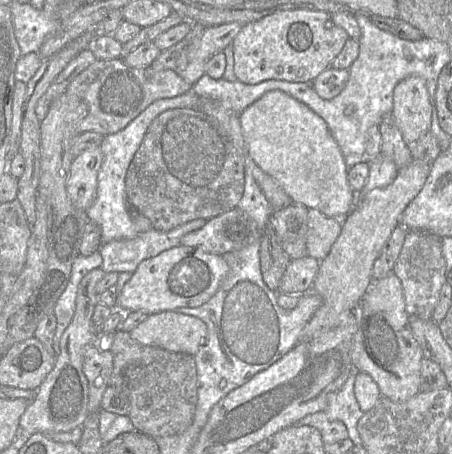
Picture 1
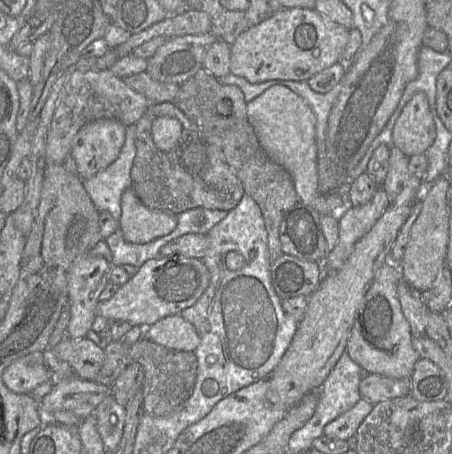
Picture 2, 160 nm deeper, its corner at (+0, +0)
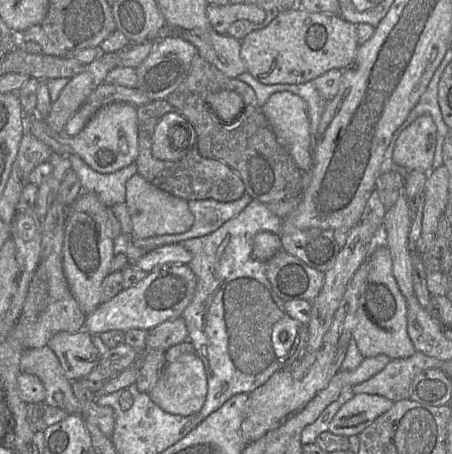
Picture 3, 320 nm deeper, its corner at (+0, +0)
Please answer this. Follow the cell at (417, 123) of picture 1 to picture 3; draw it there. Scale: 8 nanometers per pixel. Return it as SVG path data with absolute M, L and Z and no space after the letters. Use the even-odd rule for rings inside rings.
M429 115L418 117L399 135L392 153L395 164L409 171L428 173L432 169L436 145L436 125Z

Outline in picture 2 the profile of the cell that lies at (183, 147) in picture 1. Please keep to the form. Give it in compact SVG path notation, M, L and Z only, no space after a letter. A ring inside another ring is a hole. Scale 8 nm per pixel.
M173 101L152 104L135 125L136 155L130 188L146 207L178 215L193 208L229 212L238 205L245 193L238 176L222 152L201 137L194 123ZM161 116L177 118L183 127L177 145L168 152L158 149L152 137L153 122Z

